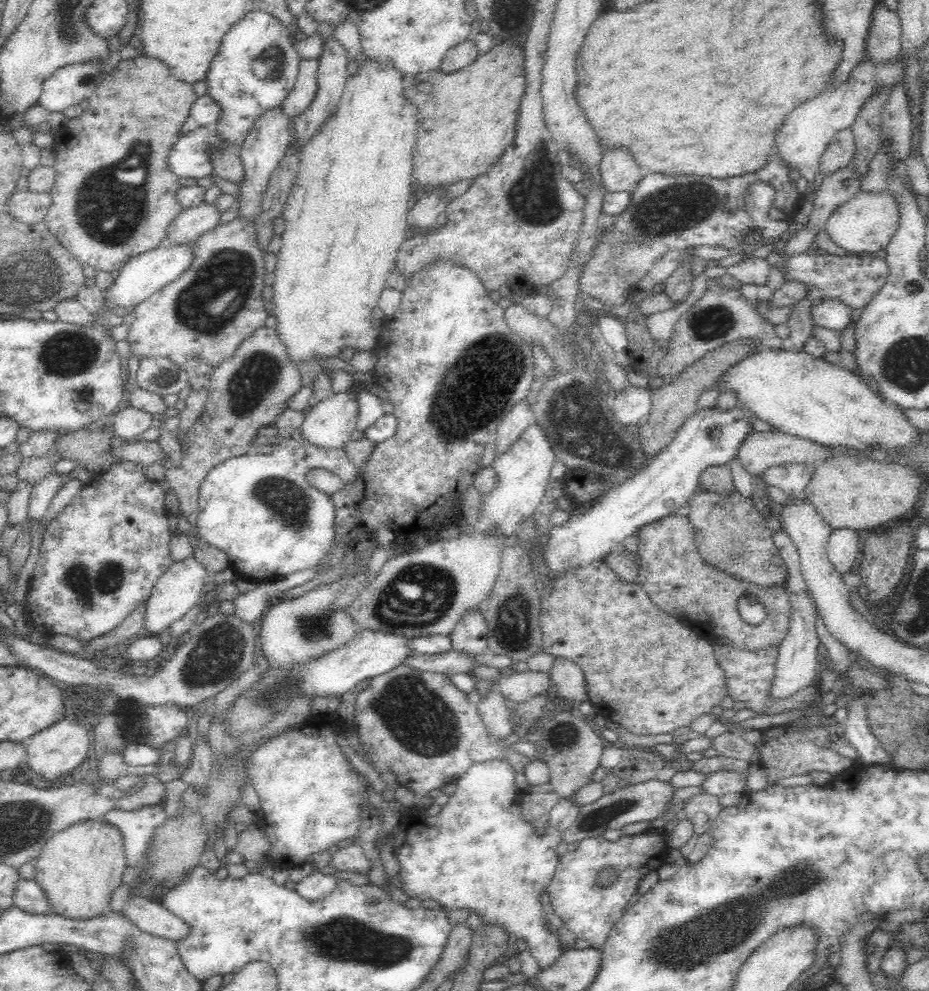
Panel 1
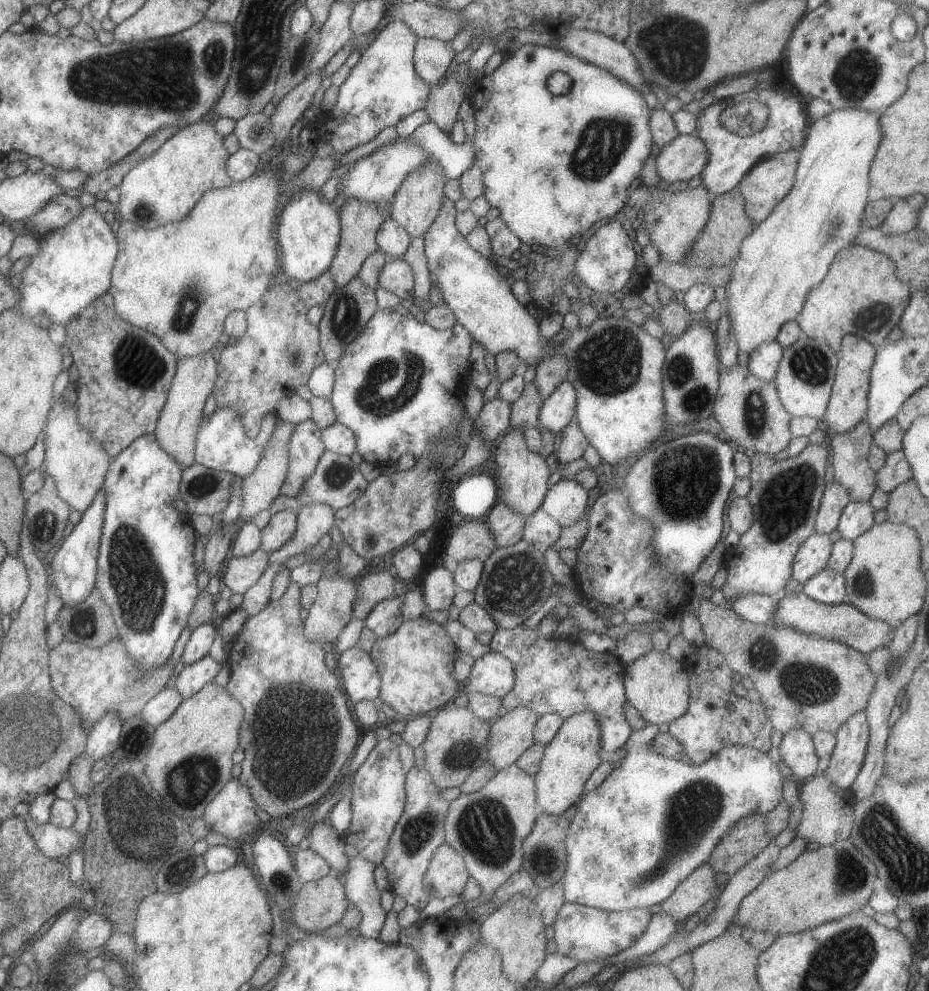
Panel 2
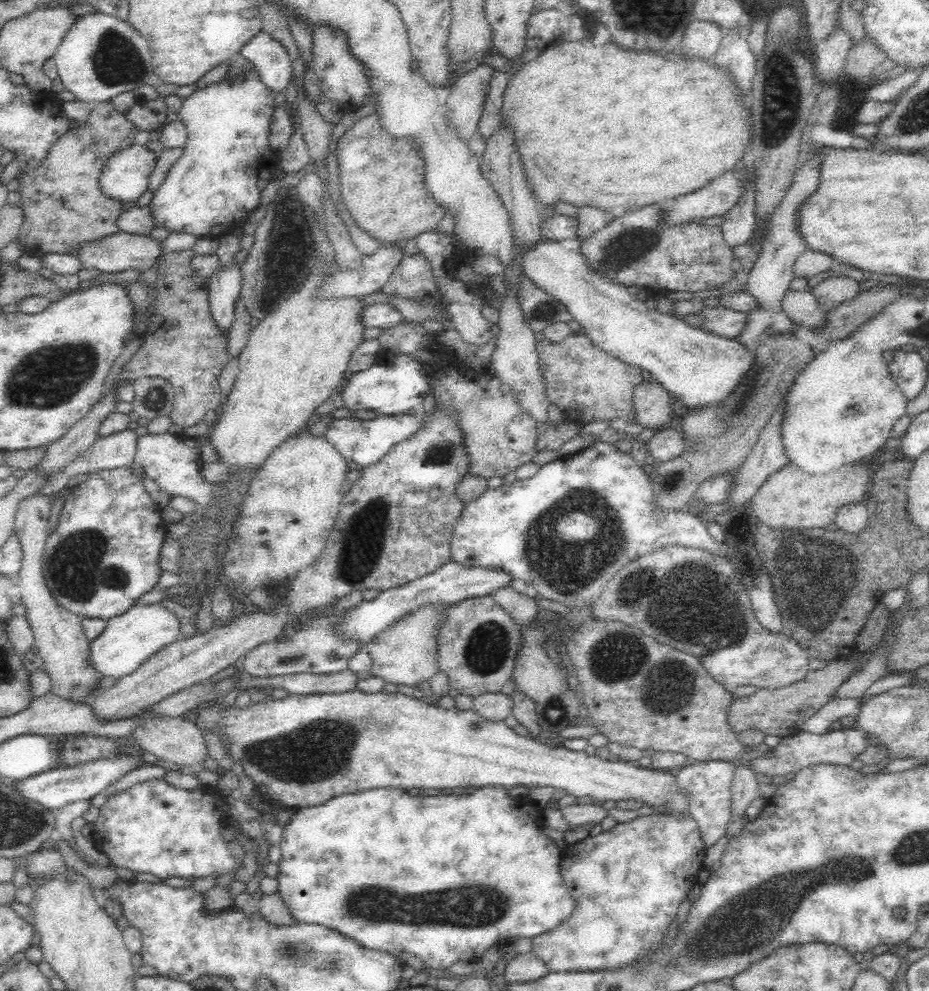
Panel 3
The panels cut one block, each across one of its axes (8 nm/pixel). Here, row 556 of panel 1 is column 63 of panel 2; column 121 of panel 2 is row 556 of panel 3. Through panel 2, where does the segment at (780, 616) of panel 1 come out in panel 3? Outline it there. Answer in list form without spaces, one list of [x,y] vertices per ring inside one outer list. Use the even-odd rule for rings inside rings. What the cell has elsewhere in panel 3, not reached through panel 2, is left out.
[[[668,545],[639,556],[622,567],[592,604],[592,618],[638,628],[658,643],[698,658],[714,680],[731,692],[740,686],[772,690],[804,680],[810,672],[810,658],[796,640],[767,630],[757,620],[749,594],[738,576],[735,567],[721,556],[699,548]]]

